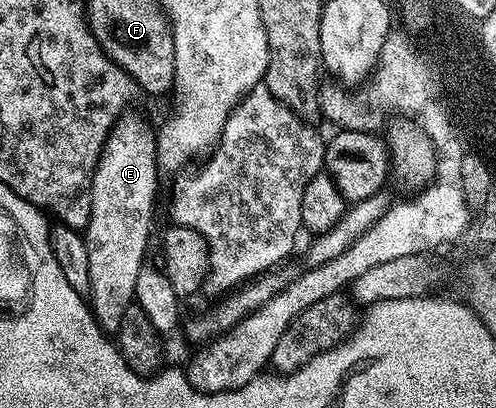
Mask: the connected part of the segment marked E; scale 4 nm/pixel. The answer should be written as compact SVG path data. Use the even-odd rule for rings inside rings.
M120 115L112 123L99 152L99 161L95 164L95 173L91 177L91 214L87 220L85 236L89 251L89 279L91 291L89 308L98 322L99 328L107 335L118 334L121 318L135 300L137 271L145 264L143 257L147 253L147 240L151 237L151 219L155 215L155 192L159 189L161 170L155 159L155 139L157 133L143 117Z

